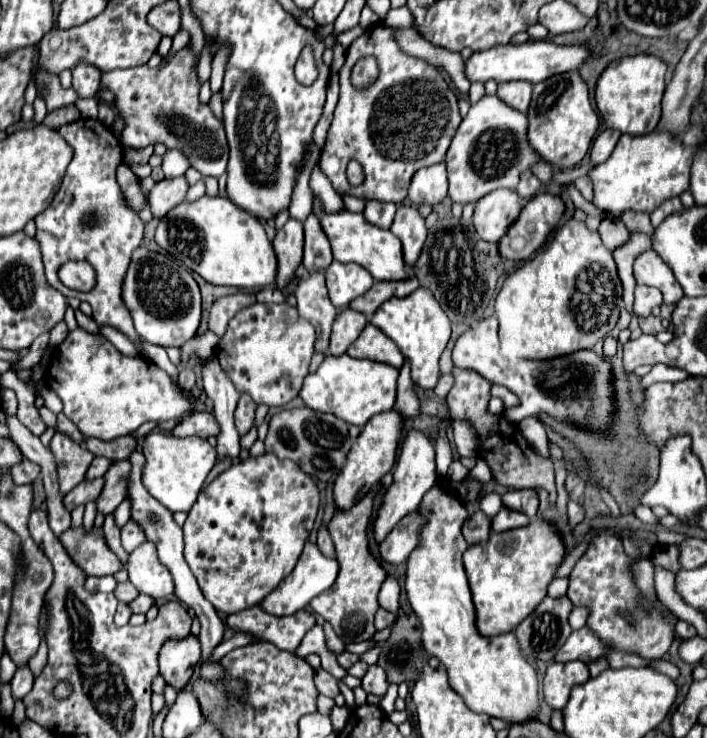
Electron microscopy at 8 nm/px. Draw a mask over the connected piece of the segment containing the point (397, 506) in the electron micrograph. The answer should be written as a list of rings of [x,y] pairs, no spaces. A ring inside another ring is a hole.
[[[409,430],[401,442],[397,468],[393,470],[393,484],[387,488],[379,516],[373,522],[375,540],[381,542],[405,514],[409,514],[411,510],[417,510],[421,504],[421,498],[431,490],[431,486],[435,482],[437,482],[437,472],[435,472],[435,448],[433,448],[433,444],[423,432]]]

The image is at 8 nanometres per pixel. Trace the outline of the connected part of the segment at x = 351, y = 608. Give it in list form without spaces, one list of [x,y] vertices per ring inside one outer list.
[[[377,484],[375,490],[361,498],[351,510],[335,510],[331,522],[329,522],[329,532],[333,536],[335,548],[337,548],[337,562],[339,562],[339,576],[337,582],[325,592],[313,598],[311,608],[315,614],[323,616],[335,630],[335,634],[345,642],[363,642],[369,640],[375,634],[375,614],[379,610],[377,604],[377,594],[381,590],[381,584],[387,578],[387,572],[383,566],[377,562],[373,552],[369,550],[369,524],[373,516],[373,500],[375,496],[383,490],[383,484]]]

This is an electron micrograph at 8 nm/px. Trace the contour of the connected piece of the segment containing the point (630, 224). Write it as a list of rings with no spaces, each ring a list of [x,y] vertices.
[[[623,212],[621,216],[619,216],[619,220],[629,228],[629,230],[635,230],[635,232],[643,232],[643,234],[647,234],[649,238],[653,236],[653,226],[651,226],[651,222],[649,222],[649,216],[647,214],[641,214],[641,212]]]

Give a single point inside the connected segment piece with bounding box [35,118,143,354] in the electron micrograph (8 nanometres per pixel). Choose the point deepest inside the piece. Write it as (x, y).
(90, 185)

